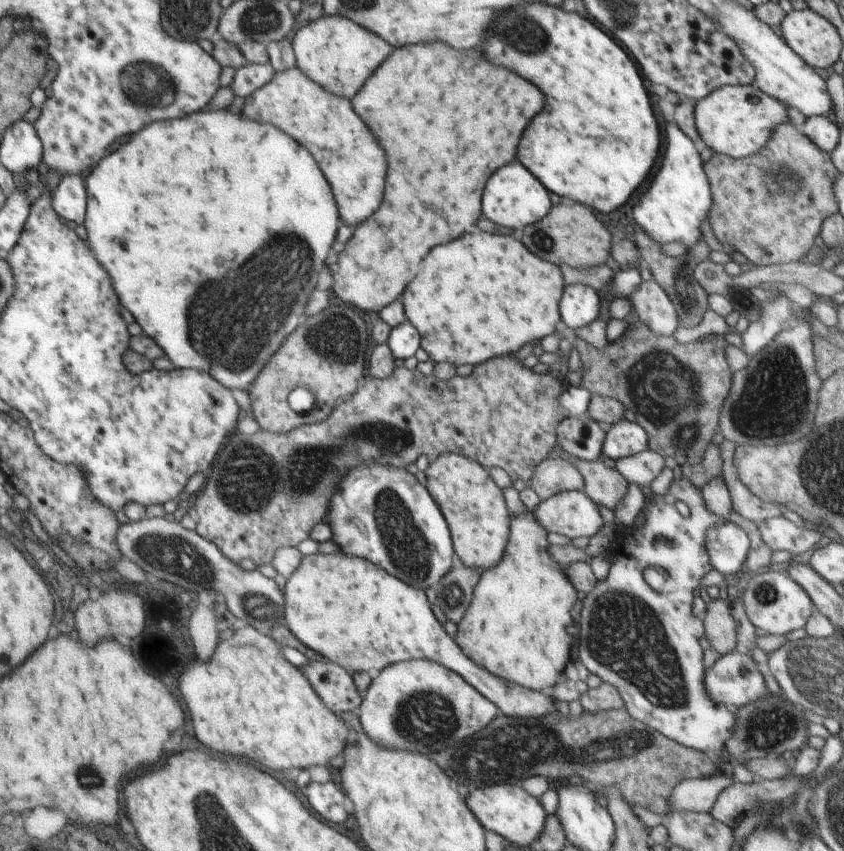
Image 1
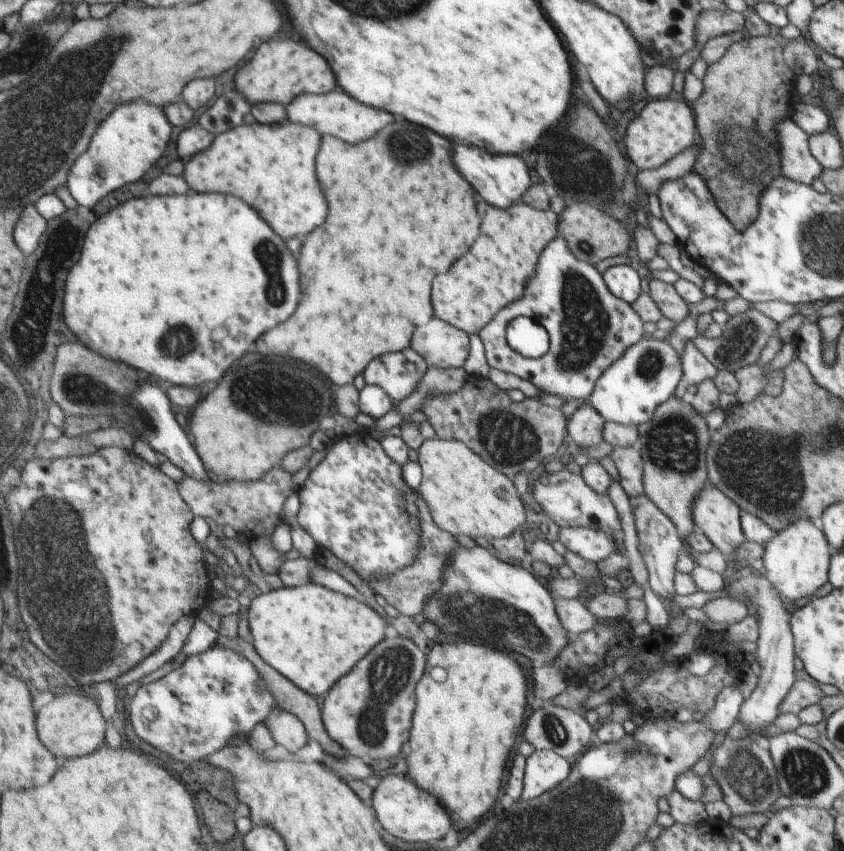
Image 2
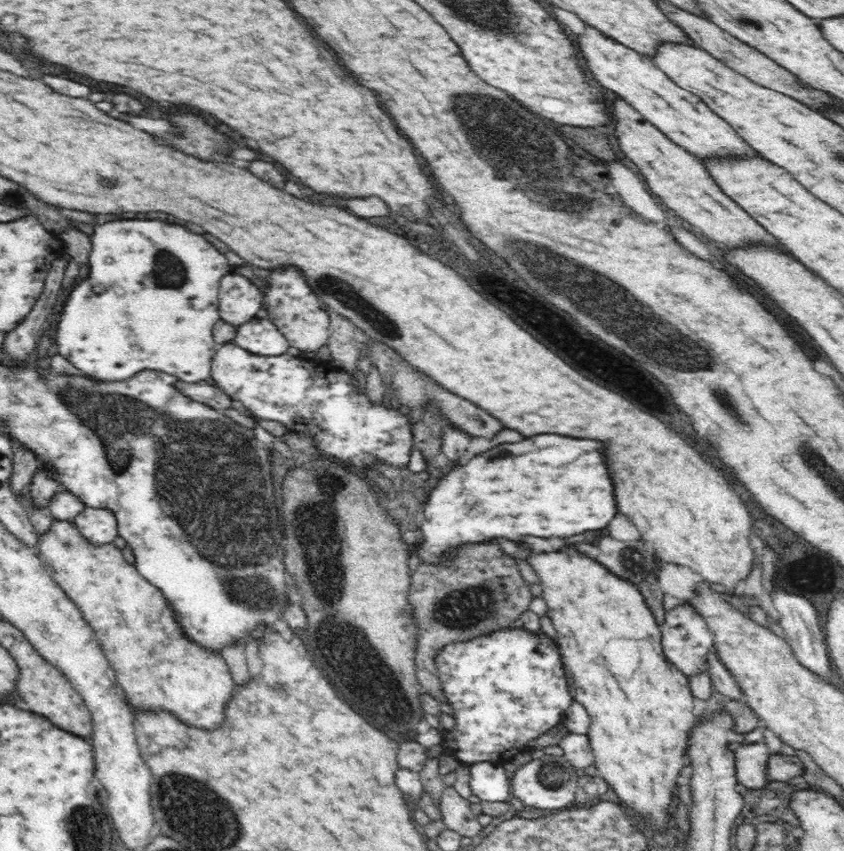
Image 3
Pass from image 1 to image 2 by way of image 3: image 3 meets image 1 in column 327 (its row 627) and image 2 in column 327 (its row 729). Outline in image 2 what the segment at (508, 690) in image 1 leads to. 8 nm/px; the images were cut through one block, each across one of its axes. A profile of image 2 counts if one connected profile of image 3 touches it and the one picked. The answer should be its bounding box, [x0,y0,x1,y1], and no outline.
[248,583,390,697]

